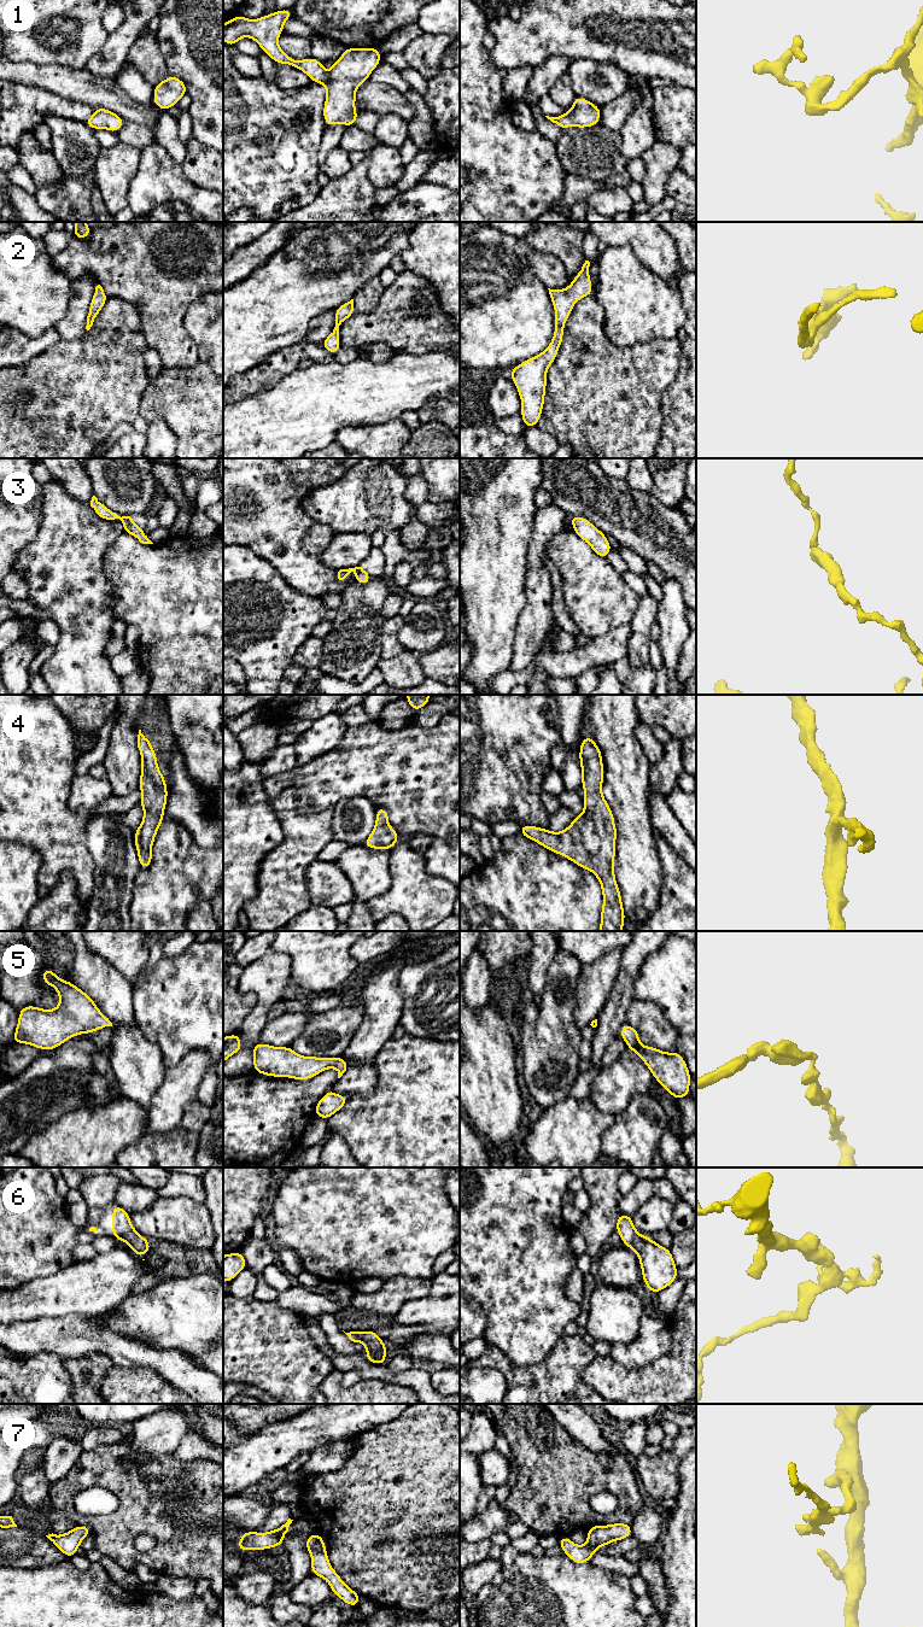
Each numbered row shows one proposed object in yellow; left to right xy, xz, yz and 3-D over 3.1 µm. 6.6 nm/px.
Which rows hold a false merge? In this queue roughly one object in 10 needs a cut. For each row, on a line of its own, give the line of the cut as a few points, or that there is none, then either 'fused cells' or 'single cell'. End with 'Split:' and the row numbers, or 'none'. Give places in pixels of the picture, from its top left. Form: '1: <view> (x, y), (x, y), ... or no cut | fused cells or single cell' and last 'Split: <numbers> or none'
1: no cut | single cell
2: no cut | single cell
3: xz (362, 568), (356, 573) | fused cells
4: no cut | single cell
5: no cut | single cell
6: no cut | single cell
7: no cut | single cell
Split: 3

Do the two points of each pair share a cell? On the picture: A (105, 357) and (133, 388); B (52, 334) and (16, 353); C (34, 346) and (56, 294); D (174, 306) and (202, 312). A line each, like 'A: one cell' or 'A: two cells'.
A: one cell
B: one cell
C: two cells
D: two cells

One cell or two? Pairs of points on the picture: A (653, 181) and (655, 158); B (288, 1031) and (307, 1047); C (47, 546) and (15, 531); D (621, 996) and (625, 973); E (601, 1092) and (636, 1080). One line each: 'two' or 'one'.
A: one
B: two
C: two
D: one
E: one

